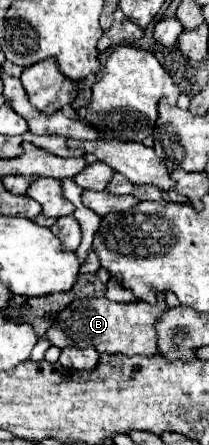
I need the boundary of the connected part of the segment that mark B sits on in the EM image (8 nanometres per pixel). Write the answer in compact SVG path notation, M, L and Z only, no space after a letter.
M158 295L156 303L130 301L114 303L106 297L76 299L62 313L58 313L46 331L50 345L64 347L94 347L98 353L122 353L122 355L154 355L156 349L156 331L154 321L166 309L164 299Z

